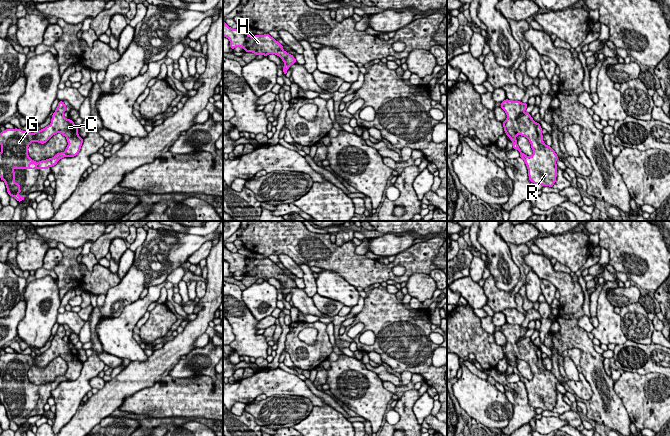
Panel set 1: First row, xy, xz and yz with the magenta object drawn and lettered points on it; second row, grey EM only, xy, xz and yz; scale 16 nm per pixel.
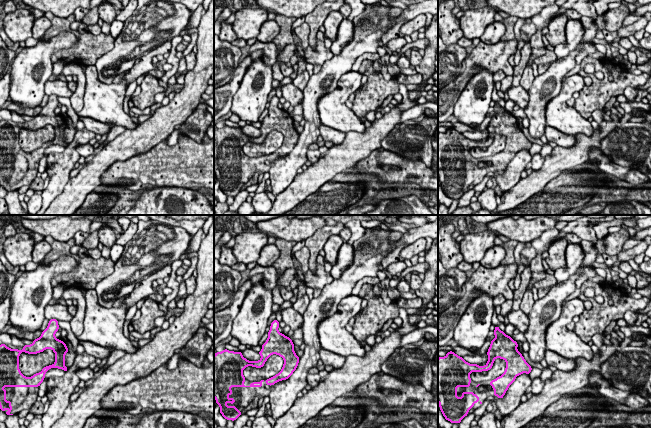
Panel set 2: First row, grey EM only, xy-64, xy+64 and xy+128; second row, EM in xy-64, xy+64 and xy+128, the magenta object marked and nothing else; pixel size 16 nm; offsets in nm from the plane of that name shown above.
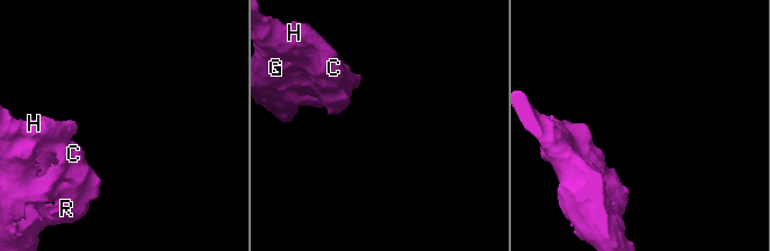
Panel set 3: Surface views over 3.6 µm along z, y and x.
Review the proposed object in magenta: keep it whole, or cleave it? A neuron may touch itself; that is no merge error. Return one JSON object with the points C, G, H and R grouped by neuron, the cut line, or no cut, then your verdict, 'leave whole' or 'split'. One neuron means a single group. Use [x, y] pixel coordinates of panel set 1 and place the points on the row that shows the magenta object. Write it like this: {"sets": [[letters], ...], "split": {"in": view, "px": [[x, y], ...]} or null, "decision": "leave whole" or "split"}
{"sets": [["C", "G", "H", "R"]], "split": null, "decision": "leave whole"}

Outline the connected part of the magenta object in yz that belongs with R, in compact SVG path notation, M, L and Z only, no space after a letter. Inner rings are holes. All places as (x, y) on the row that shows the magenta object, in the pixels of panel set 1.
M505 99L501 108L505 111L507 119L502 122L504 131L513 142L513 149L520 152L528 169L529 180L534 184L553 187L557 177L556 160L559 159L555 151L543 141L542 128L535 122L530 113L526 113L527 103ZM516 136L526 137L533 150L532 156L521 152L517 145Z

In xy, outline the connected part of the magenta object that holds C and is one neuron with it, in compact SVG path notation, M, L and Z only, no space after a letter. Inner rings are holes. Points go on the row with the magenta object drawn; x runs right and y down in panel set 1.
M59 101L52 115L51 124L35 133L17 128L0 132L0 179L4 181L8 195L18 202L25 197L18 195L22 192L19 183L15 182L14 169L48 169L56 165L61 158L74 157L79 153L83 139L79 136L74 121L63 116L65 111L66 105L63 101ZM56 133L61 133L67 139L68 145L65 151L38 163L32 160L27 151L29 145L33 141L44 144Z

